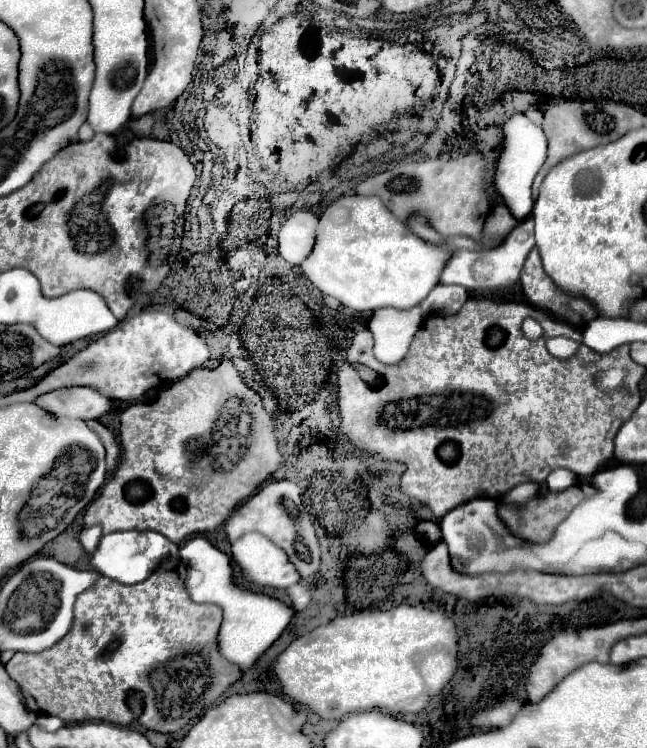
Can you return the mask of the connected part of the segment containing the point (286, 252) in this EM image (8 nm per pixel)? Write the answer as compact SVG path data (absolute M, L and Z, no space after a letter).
M295 210L287 216L279 230L279 252L281 256L293 264L301 266L301 262L313 250L313 242L317 240L317 216L311 210Z

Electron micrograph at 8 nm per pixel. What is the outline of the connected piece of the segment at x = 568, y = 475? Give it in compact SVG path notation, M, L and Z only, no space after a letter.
M557 468L549 474L547 478L547 486L549 490L555 490L555 492L561 492L561 490L567 490L569 486L573 486L577 480L577 474L567 470L567 468Z

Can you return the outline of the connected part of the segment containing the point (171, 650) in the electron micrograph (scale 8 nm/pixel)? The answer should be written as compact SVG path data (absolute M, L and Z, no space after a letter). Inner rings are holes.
M157 568L141 584L119 584L111 578L97 578L97 582L81 592L75 602L75 620L71 632L53 648L39 654L17 652L7 662L9 676L23 690L27 708L41 714L59 716L67 724L79 722L111 722L117 726L131 726L133 722L157 732L177 732L189 722L197 720L205 706L213 704L223 692L237 682L243 672L239 666L231 666L215 658L219 652L217 632L223 614L215 604L197 604L189 598L185 582L175 568ZM179 608L181 608L181 646L179 636Z

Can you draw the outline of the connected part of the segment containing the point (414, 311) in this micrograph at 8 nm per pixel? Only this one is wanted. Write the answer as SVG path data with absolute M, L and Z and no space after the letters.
M419 306L411 308L411 310L393 310L393 308L385 308L385 310L377 310L369 322L369 330L373 332L375 338L375 358L383 364L395 364L399 362L405 354L407 348L415 336L415 332L421 328L421 310Z

